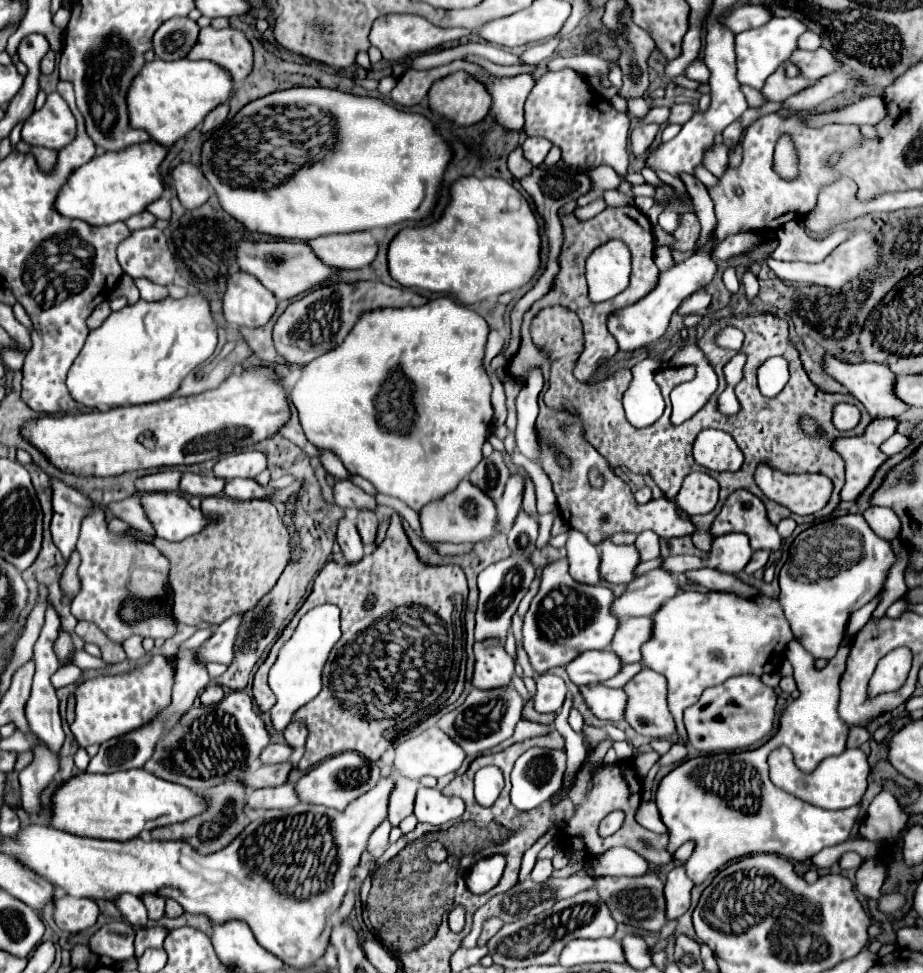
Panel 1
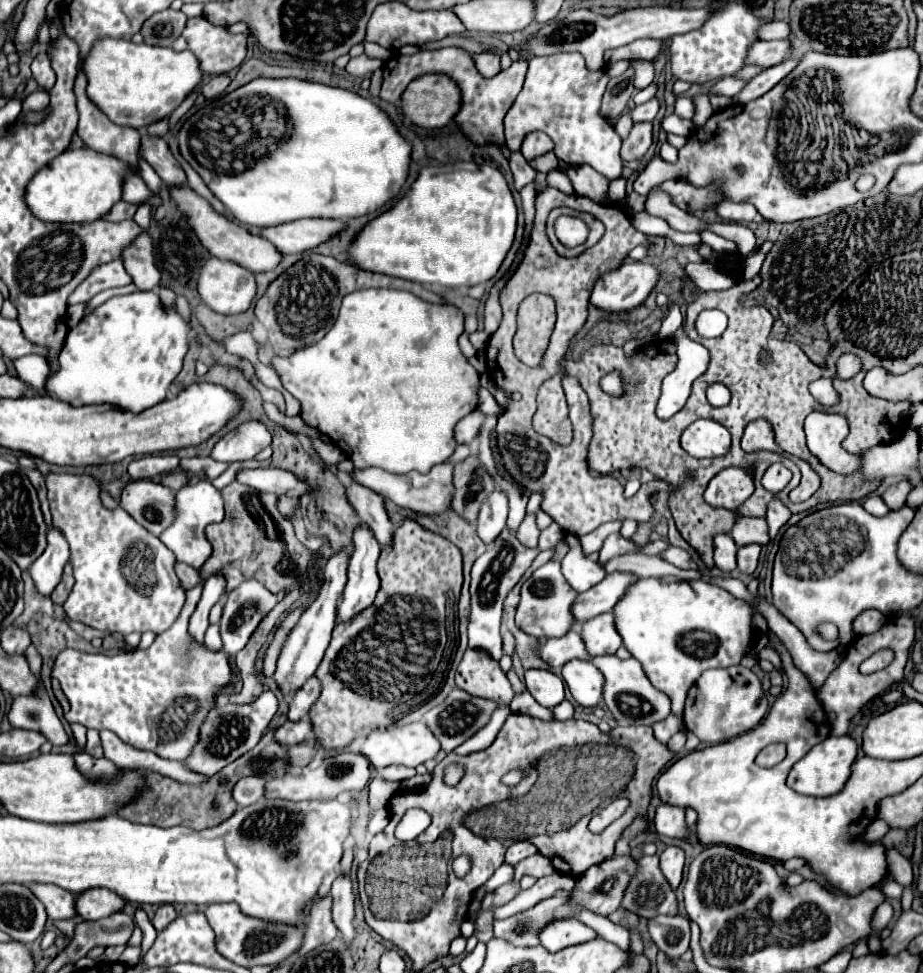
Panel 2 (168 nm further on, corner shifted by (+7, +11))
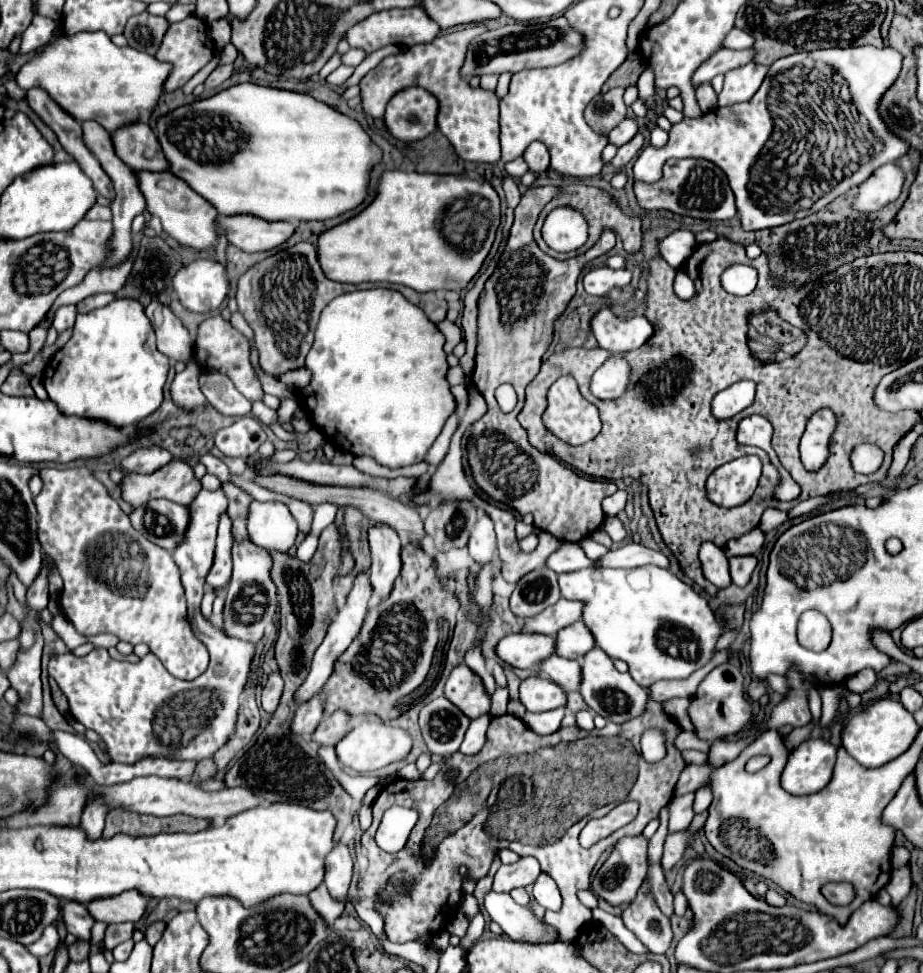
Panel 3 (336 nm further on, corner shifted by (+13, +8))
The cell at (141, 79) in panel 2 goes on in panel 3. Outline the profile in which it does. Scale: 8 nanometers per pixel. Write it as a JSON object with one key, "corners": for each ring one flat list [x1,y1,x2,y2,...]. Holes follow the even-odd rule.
{"corners":[[79,32,79,36,59,36,55,42,49,42,47,46,39,48,35,58,31,58,15,76,17,86,23,90,29,90,31,86,41,86,45,88,51,98,65,108,71,116,77,120,97,120,107,128,109,132,115,132,123,126,129,126,133,122,139,122,141,110,153,112,157,106,165,80,169,78,173,70,173,64,169,62,159,62,155,56,147,52,139,52,131,46,115,46,111,38,105,32]]}

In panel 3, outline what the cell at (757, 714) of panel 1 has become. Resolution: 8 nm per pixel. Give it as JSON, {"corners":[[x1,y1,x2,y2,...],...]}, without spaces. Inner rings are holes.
{"corners":[[729,662,713,668,703,678,697,692,691,696,691,704,687,708,687,714,691,718,691,724,695,728,697,738,701,738,709,744,717,738,721,738,721,740,733,738,741,730,745,730,753,720,753,706,751,706,751,700,745,694,743,674,739,672,739,668,729,664]]}

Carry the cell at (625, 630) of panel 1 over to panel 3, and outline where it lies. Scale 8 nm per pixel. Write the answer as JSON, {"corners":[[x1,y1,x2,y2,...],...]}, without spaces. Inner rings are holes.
{"corners":[[581,620,563,628,563,632,557,632,555,640,557,640,557,654,569,660,583,660,583,656,595,648,595,638]]}

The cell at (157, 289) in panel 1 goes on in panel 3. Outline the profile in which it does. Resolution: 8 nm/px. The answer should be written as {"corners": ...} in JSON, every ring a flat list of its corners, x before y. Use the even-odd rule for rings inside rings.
{"corners":[[153,300,145,308,155,332,157,332,157,348,165,356,173,360,187,362,191,358,193,340,187,332,187,328,181,324,181,320,171,312,169,306,161,304,159,300]]}

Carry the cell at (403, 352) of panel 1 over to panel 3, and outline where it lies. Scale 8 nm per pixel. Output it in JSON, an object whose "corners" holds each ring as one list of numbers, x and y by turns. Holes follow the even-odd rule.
{"corners":[[371,288,343,294,331,300,321,312,315,344,305,360,305,368,311,370,311,382,301,390,305,410,337,450,353,456,369,456,393,470,417,464,425,460,445,420,457,406,447,382,449,364,443,344,445,336,437,324,401,292]]}

